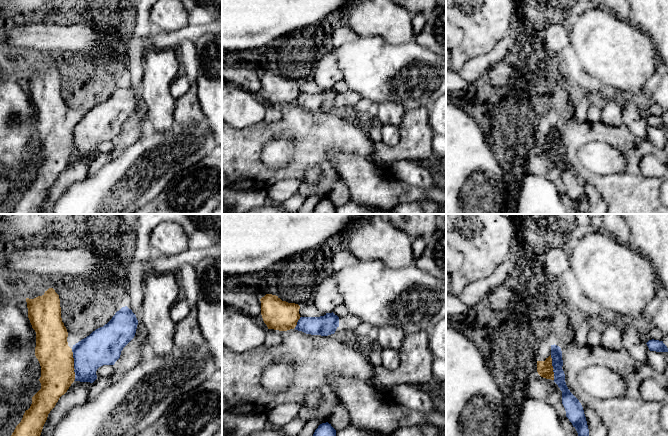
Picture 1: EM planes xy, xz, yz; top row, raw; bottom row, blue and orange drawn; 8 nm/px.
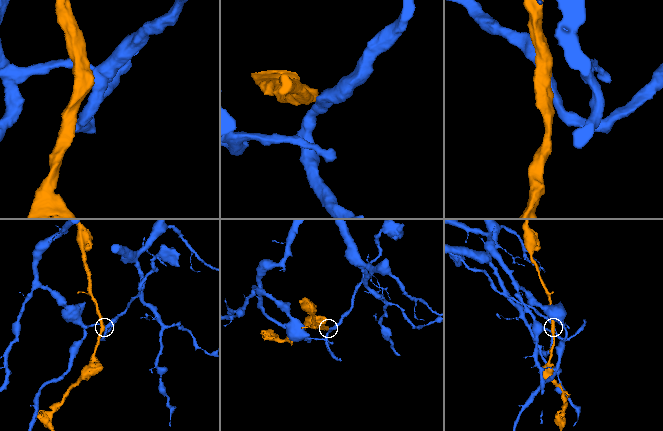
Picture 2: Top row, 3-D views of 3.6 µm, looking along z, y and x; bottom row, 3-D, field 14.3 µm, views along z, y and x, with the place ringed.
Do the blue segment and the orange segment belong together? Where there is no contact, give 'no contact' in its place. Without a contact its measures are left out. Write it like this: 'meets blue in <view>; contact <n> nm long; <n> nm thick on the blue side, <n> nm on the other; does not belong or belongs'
meets blue in xy; contact 260 nm long; 280 nm thick on the blue side, 280 nm on the other; does not belong

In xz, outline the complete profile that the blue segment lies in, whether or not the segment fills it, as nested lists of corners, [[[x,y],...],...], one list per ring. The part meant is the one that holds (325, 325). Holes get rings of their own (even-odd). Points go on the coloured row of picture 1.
[[[332,312],[320,317],[300,317],[295,329],[306,334],[328,336],[338,327],[339,317]]]

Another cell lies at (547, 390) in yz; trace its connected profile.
[[[535,375],[529,383],[529,396],[542,400],[554,407],[560,419],[566,417],[566,411],[562,404],[562,391],[554,380]]]

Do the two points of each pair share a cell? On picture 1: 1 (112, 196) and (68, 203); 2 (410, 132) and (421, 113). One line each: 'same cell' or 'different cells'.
1: same cell
2: same cell

